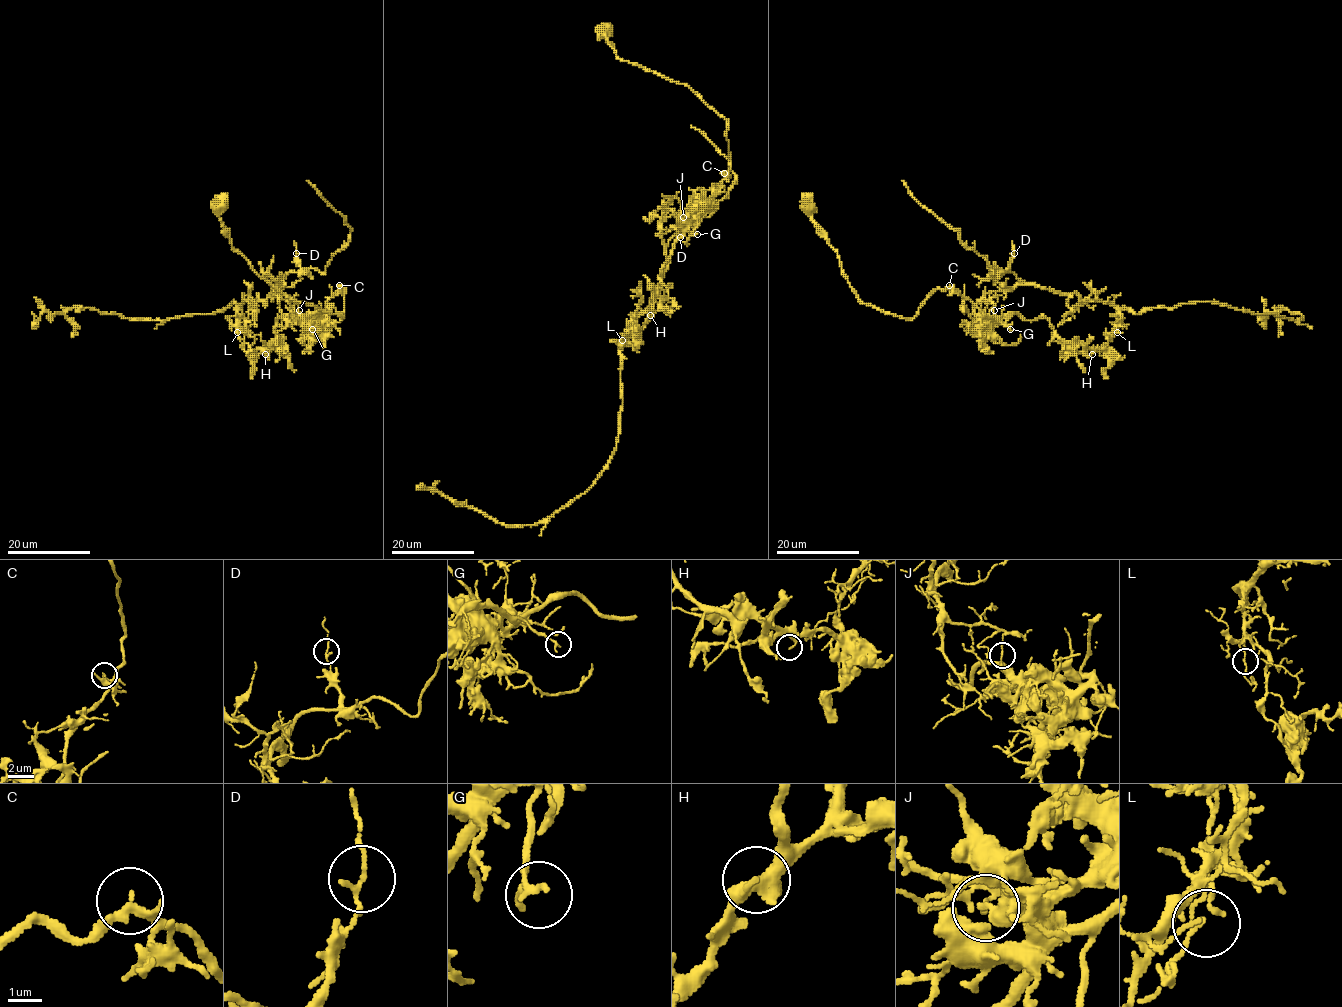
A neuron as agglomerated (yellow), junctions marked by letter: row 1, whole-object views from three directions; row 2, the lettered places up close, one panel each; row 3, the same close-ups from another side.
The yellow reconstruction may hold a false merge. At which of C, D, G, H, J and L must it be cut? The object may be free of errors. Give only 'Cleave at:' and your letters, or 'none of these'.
Cleave at: J

